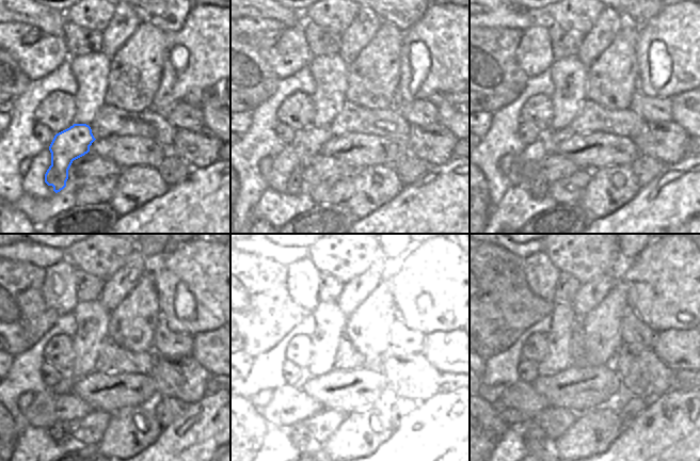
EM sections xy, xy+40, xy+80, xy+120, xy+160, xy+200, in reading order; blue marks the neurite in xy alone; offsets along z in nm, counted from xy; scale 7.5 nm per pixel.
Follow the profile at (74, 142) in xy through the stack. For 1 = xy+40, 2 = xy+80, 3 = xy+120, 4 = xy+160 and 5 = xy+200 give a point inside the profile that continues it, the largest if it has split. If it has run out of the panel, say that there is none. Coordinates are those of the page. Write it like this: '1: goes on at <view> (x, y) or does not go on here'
1: goes on at xy+40 (307, 143)
2: goes on at xy+80 (539, 189)
3: goes on at xy+120 (60, 431)
4: goes on at xy+160 (298, 433)
5: goes on at xy+200 (534, 436)

